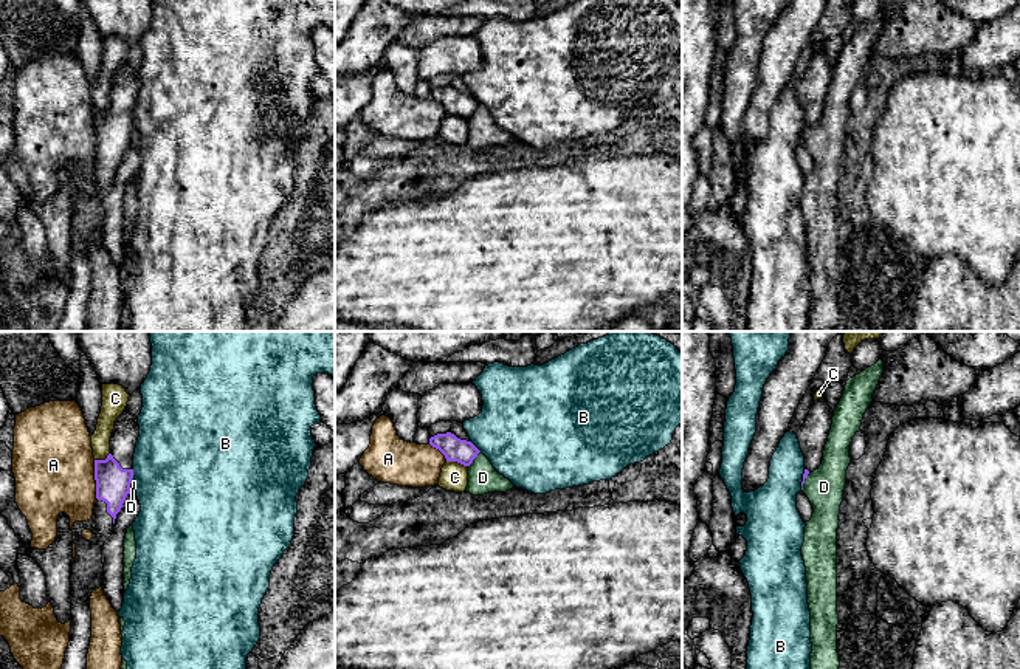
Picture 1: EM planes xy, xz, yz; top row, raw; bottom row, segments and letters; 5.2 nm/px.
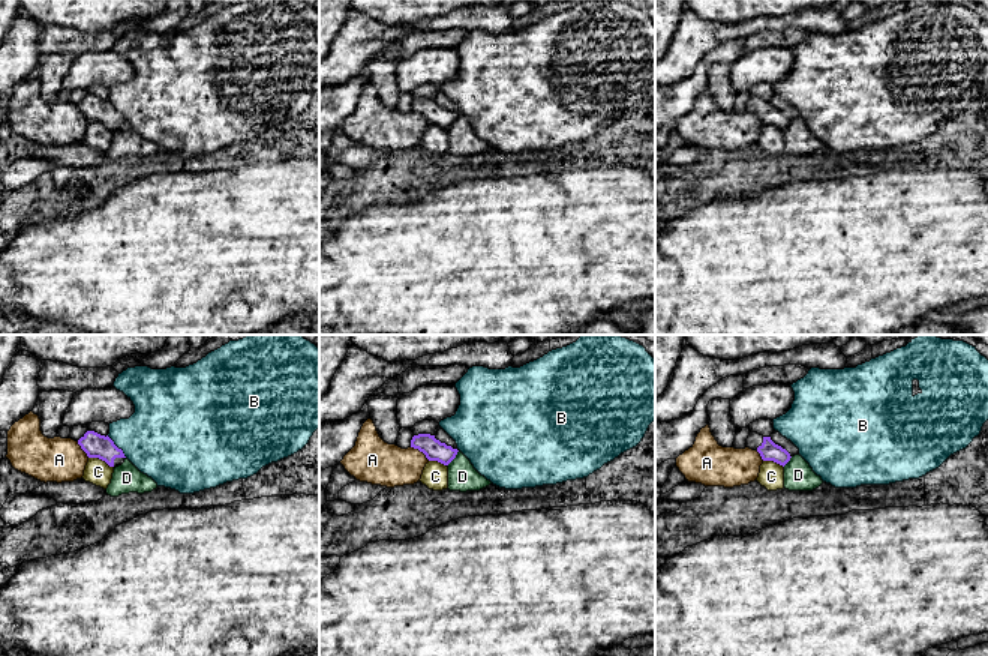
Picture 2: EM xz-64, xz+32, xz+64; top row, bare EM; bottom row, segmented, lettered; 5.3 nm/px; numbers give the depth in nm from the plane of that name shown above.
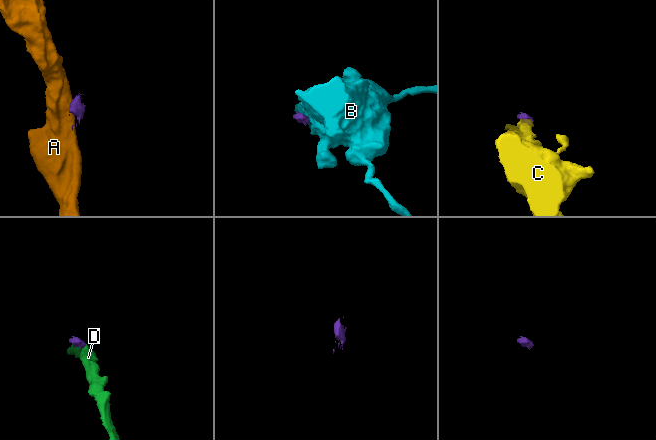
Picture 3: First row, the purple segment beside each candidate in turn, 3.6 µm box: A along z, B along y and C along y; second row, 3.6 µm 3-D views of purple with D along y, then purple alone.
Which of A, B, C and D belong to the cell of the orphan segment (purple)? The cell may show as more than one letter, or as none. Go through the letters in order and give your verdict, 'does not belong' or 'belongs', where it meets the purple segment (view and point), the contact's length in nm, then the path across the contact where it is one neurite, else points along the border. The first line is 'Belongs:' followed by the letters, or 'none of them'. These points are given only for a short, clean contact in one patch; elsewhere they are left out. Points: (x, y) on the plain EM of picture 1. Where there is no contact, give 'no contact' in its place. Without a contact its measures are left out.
Belongs: none of them
A: does not belong; meets purple in xy at (95, 132); contact 200 nm long; border along xy (93, 113), (96, 150)
B: does not belong; meets purple in xz at (475, 99); contact 80 nm long
C: does not belong; meets purple in xz at (458, 115); contact 120 nm long; border along xz (447, 113), (456, 113), (467, 120)
D: does not belong; meets purple in xz at (475, 110); contact 110 nm long; border along xz (479, 104), (468, 120)

